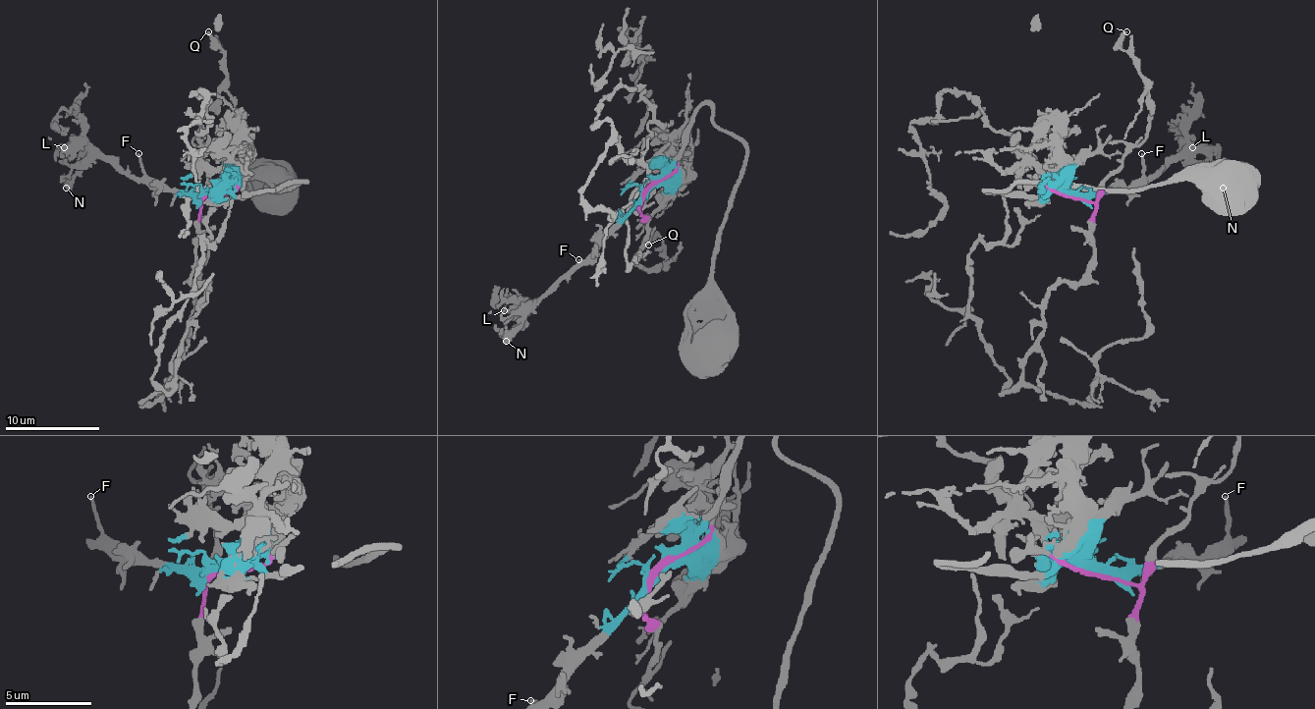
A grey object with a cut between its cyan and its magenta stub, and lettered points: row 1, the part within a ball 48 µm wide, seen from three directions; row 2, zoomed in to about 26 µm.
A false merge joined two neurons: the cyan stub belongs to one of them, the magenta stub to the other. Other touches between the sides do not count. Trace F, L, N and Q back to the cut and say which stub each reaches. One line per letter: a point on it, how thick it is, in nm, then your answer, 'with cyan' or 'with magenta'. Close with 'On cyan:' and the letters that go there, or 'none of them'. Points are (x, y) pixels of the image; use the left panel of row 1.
F: (138, 153) | 170 nm | with cyan
L: (64, 147) | 240 nm | with cyan
N: (66, 188) | 440 nm | with cyan
Q: (208, 31) | 240 nm | with magenta
On cyan: F, L, N

